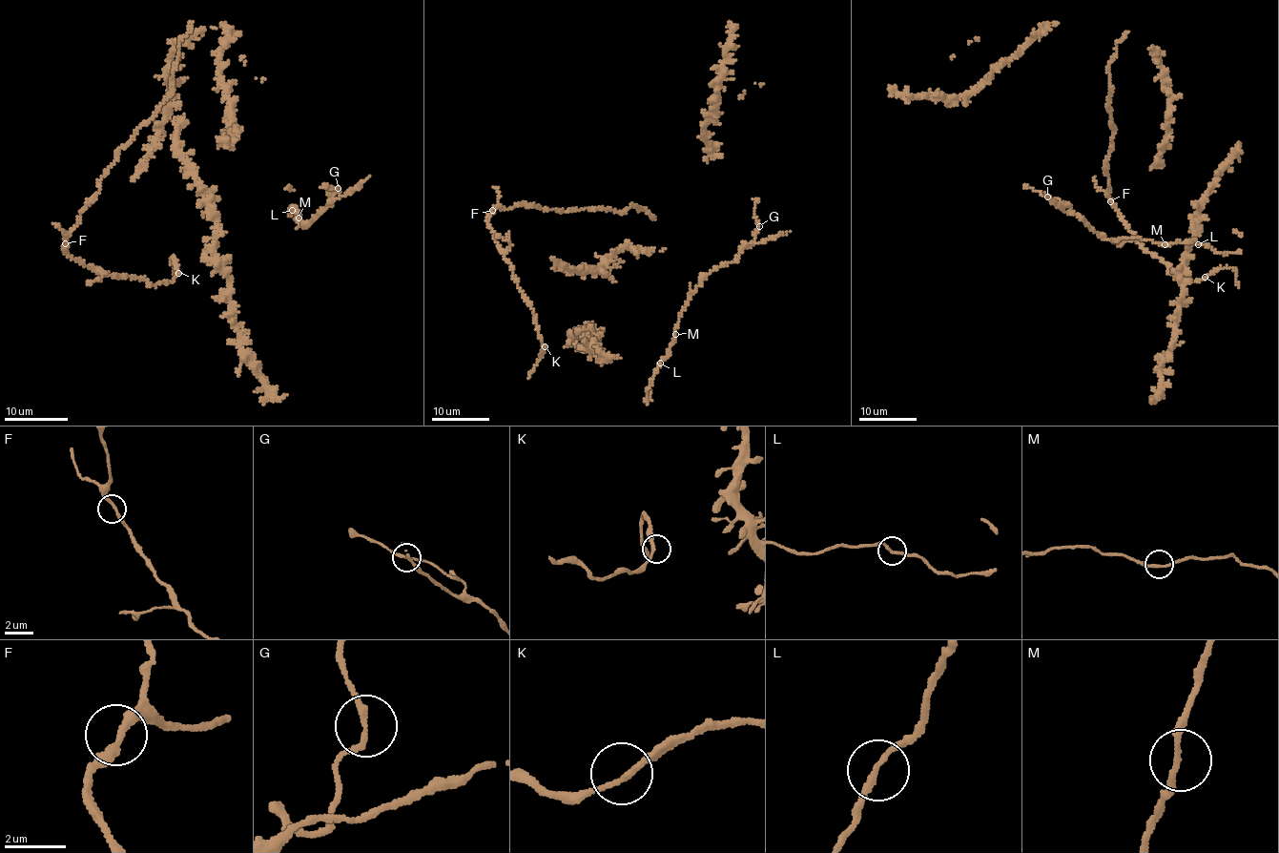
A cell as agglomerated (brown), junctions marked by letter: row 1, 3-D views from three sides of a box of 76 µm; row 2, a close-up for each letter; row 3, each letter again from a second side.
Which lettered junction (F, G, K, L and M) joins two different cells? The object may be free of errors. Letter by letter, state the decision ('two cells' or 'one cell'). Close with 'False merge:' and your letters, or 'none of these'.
F: one cell
G: one cell
K: one cell
L: one cell
M: one cell
False merge: none of these

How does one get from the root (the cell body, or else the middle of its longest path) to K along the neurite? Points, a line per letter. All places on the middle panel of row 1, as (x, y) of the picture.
K: (492, 212), (487, 223), (511, 267), (514, 280), (529, 304), (539, 339), (545, 346)

